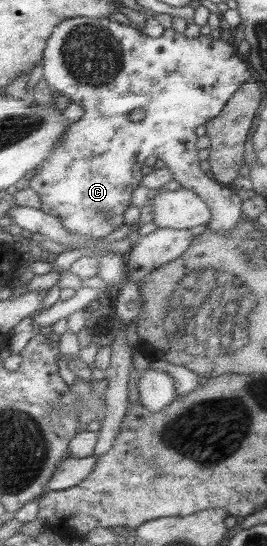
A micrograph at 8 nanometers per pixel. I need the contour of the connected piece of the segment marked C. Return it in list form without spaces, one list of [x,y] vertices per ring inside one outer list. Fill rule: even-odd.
[[[76,16],[70,19],[62,20],[57,26],[52,30],[51,36],[47,41],[47,45],[43,54],[43,70],[44,70],[44,80],[47,82],[49,88],[53,91],[58,91],[62,96],[65,96],[71,100],[71,103],[81,106],[83,109],[83,116],[77,120],[77,123],[69,123],[69,129],[65,131],[62,140],[58,142],[55,150],[46,158],[40,166],[36,168],[36,175],[33,179],[29,180],[30,188],[33,188],[37,195],[41,198],[41,210],[45,214],[57,217],[62,226],[66,228],[71,234],[80,234],[81,236],[89,236],[90,238],[102,238],[105,239],[114,230],[118,230],[125,224],[124,214],[127,207],[131,206],[132,193],[135,188],[140,186],[140,181],[143,179],[141,174],[141,167],[145,160],[149,156],[157,156],[159,159],[165,162],[166,166],[172,170],[174,174],[174,179],[181,184],[186,190],[192,191],[197,194],[209,210],[211,211],[212,217],[208,222],[207,226],[211,230],[216,231],[232,231],[232,228],[243,219],[243,200],[239,198],[239,194],[235,193],[235,189],[229,185],[223,185],[216,182],[216,179],[207,172],[201,169],[199,165],[200,159],[197,157],[199,148],[197,147],[197,134],[195,130],[201,125],[206,125],[209,120],[216,118],[225,108],[227,102],[233,94],[245,84],[251,80],[251,70],[247,62],[246,57],[241,56],[238,50],[235,50],[228,41],[223,41],[221,39],[215,40],[211,35],[200,35],[194,38],[187,37],[183,33],[179,33],[172,28],[167,28],[160,37],[150,37],[143,33],[138,28],[133,28],[133,26],[127,24],[121,24],[109,17],[97,18],[97,17],[86,17],[86,16]],[[137,108],[143,109],[145,117],[139,122],[131,122],[129,116],[131,112]]]

